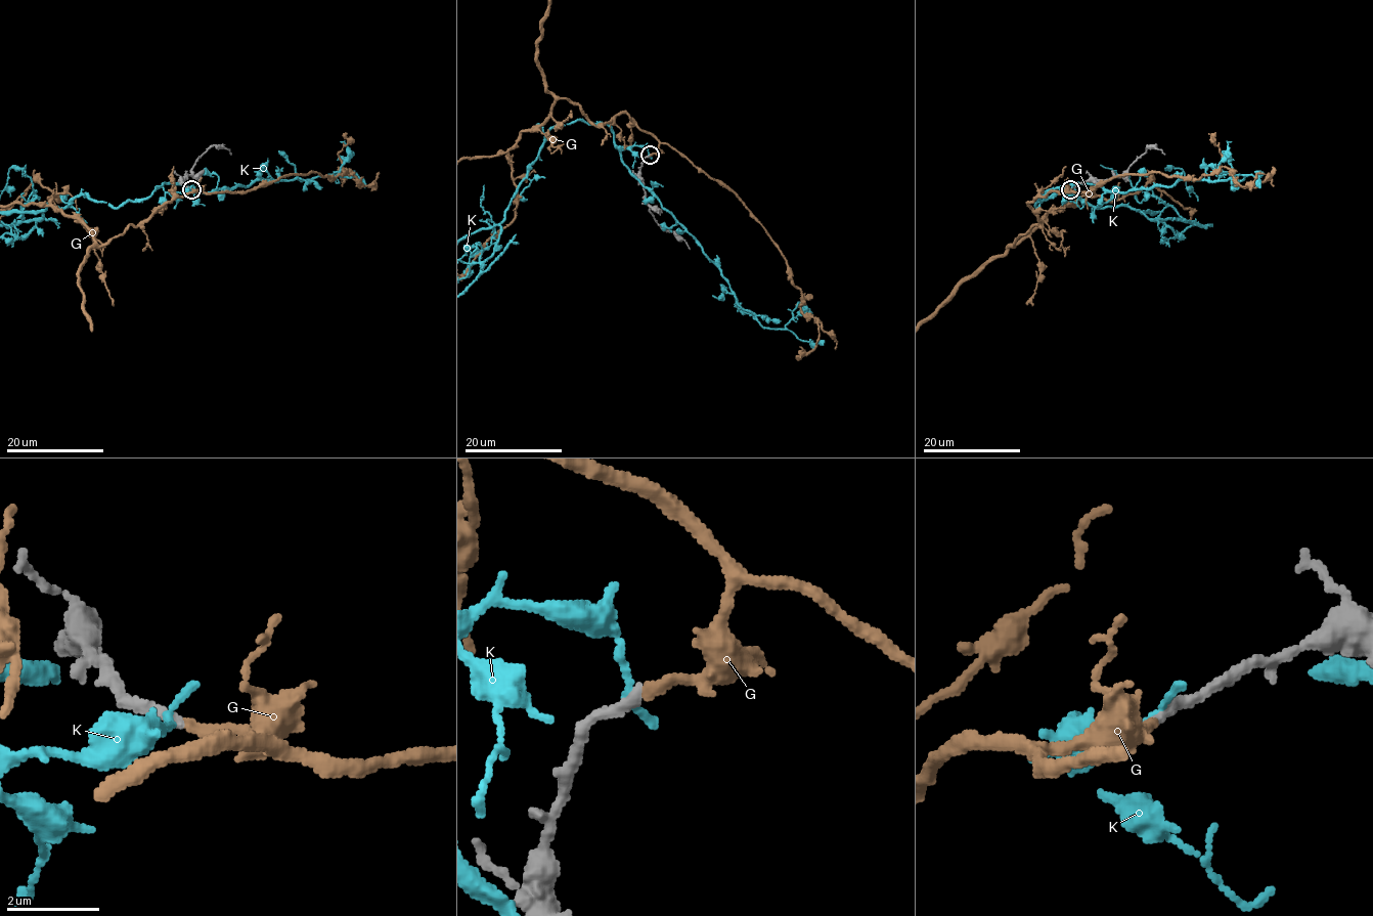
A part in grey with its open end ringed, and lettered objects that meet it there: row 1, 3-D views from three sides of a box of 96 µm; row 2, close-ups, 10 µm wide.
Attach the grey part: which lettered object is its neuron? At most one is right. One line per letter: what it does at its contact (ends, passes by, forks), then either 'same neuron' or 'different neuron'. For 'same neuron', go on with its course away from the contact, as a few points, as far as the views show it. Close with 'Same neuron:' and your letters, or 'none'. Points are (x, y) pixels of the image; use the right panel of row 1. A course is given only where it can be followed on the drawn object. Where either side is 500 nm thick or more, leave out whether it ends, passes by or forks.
G: it ends; same neuron
K: it ends; different neuron
Same neuron: G

